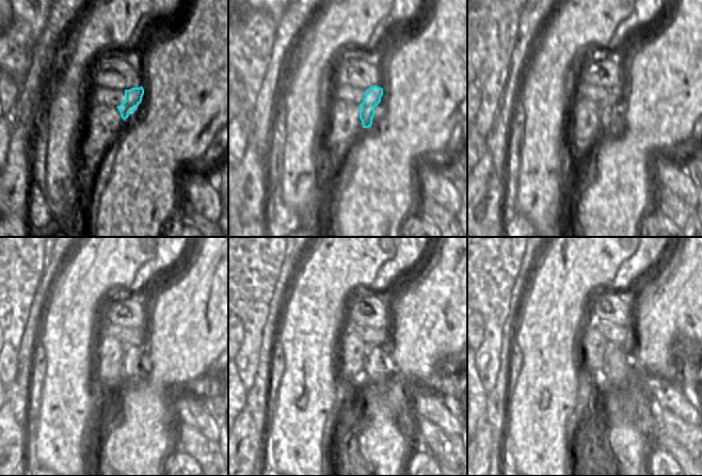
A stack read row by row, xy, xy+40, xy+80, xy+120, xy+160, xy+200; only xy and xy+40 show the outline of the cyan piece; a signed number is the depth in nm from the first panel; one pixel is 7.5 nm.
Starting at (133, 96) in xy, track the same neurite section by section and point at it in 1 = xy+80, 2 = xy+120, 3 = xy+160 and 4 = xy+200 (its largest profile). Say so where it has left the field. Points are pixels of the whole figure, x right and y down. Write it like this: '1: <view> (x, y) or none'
1: xy+80 (609, 115)
2: xy+120 (136, 368)
3: xy+160 (377, 370)
4: xy+200 (617, 374)

